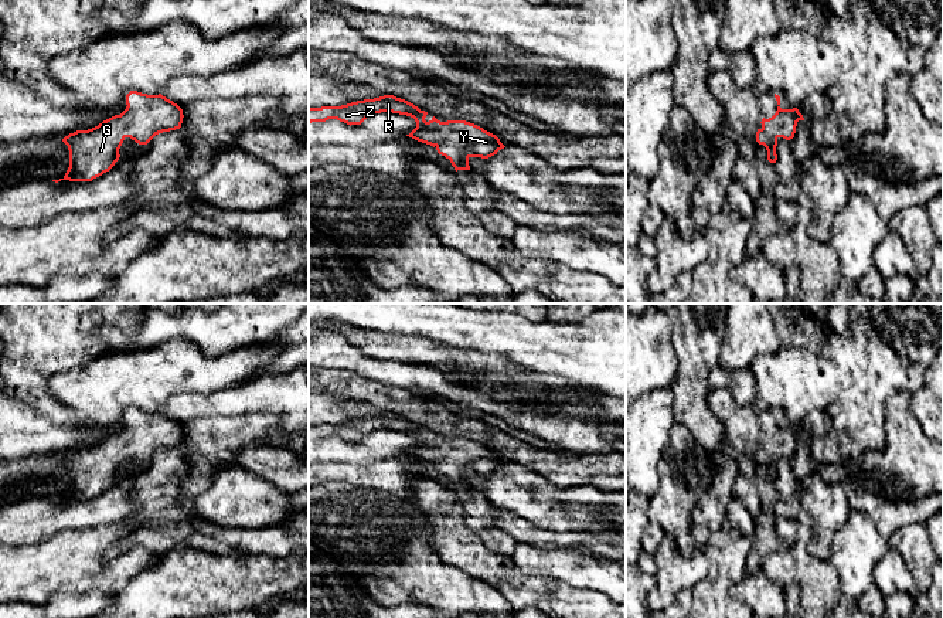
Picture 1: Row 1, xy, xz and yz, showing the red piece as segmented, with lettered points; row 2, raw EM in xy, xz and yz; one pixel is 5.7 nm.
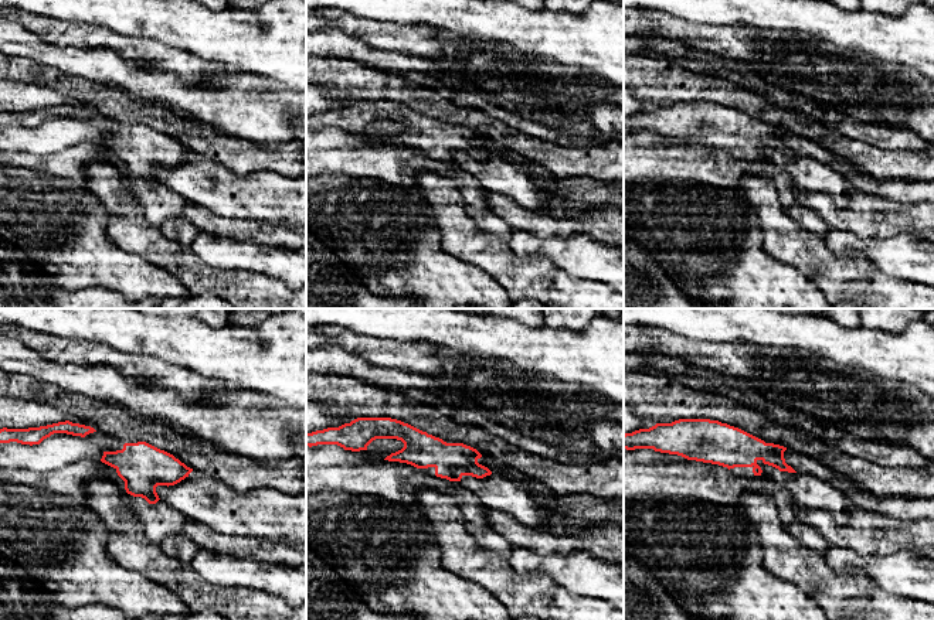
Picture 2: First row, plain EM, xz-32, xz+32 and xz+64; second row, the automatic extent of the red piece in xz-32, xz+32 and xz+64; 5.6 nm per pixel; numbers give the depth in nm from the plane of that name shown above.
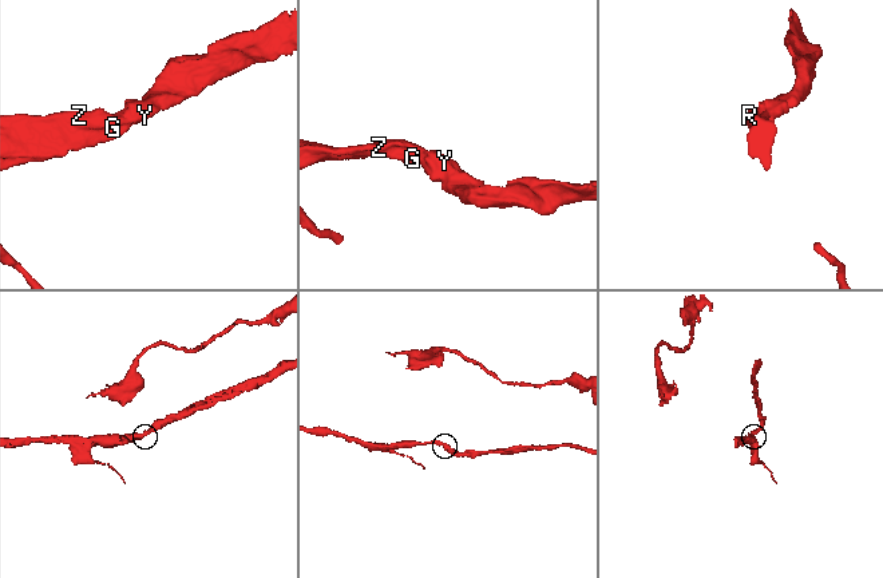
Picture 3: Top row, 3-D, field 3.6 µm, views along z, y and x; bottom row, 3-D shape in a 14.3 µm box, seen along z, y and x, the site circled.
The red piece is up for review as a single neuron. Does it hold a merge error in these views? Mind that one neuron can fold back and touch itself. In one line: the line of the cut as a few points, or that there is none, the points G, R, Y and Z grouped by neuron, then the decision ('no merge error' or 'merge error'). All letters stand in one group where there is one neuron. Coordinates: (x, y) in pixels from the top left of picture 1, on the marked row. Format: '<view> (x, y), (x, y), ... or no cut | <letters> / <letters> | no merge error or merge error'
no cut | G R Y Z | no merge error

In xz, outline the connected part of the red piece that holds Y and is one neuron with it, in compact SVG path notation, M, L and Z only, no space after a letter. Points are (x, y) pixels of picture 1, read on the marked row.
M384 95L341 106L309 108L309 123L337 119L347 125L361 125L374 113L392 112L415 119L416 128L406 136L433 146L439 154L450 160L455 170L470 170L469 159L488 159L505 146L483 128L466 120L440 122L435 116L426 122L428 112L413 103Z

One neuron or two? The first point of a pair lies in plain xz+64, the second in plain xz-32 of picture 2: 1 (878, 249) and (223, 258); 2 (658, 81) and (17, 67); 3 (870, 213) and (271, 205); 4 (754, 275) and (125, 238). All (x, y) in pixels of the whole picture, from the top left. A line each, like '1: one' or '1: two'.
1: one
2: one
3: two
4: two

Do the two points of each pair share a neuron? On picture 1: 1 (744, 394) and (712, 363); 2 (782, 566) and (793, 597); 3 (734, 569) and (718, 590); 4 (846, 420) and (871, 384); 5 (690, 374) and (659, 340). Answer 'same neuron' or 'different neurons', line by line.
1: same neuron
2: different neurons
3: same neuron
4: same neuron
5: different neurons

